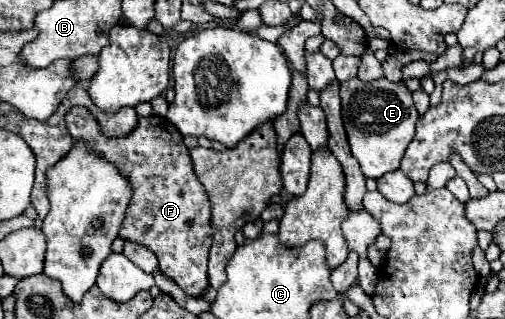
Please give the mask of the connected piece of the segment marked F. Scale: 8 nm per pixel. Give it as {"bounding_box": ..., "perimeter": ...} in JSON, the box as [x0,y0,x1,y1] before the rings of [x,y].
{"bounding_box":[66,106,212,296],"perimeter":[[[74,106],[66,114],[66,126],[74,142],[80,138],[88,142],[100,156],[116,164],[134,188],[134,196],[120,228],[120,238],[138,240],[150,248],[166,278],[174,280],[188,296],[202,296],[208,288],[206,264],[212,246],[212,212],[208,194],[192,170],[192,158],[182,142],[182,134],[178,134],[168,118],[148,116],[138,118],[138,126],[130,134],[122,138],[106,138],[100,132],[96,118],[82,106]]]}

